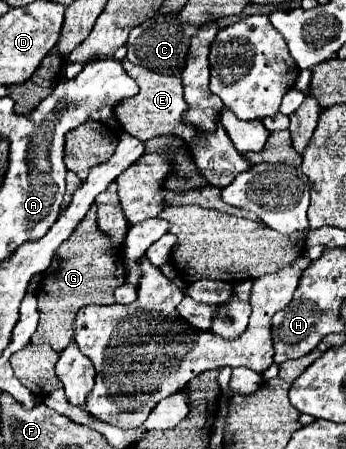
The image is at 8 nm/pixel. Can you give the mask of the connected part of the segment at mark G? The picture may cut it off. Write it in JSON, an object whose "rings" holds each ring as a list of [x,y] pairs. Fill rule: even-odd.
{"rings":[[[93,204],[87,216],[77,224],[73,234],[57,248],[49,270],[41,278],[41,288],[37,296],[39,302],[39,328],[31,342],[49,344],[57,352],[63,352],[69,342],[73,342],[73,320],[79,308],[89,304],[113,304],[115,288],[125,284],[125,268],[121,264],[121,254],[111,250],[111,240],[97,228],[97,206]]]}

